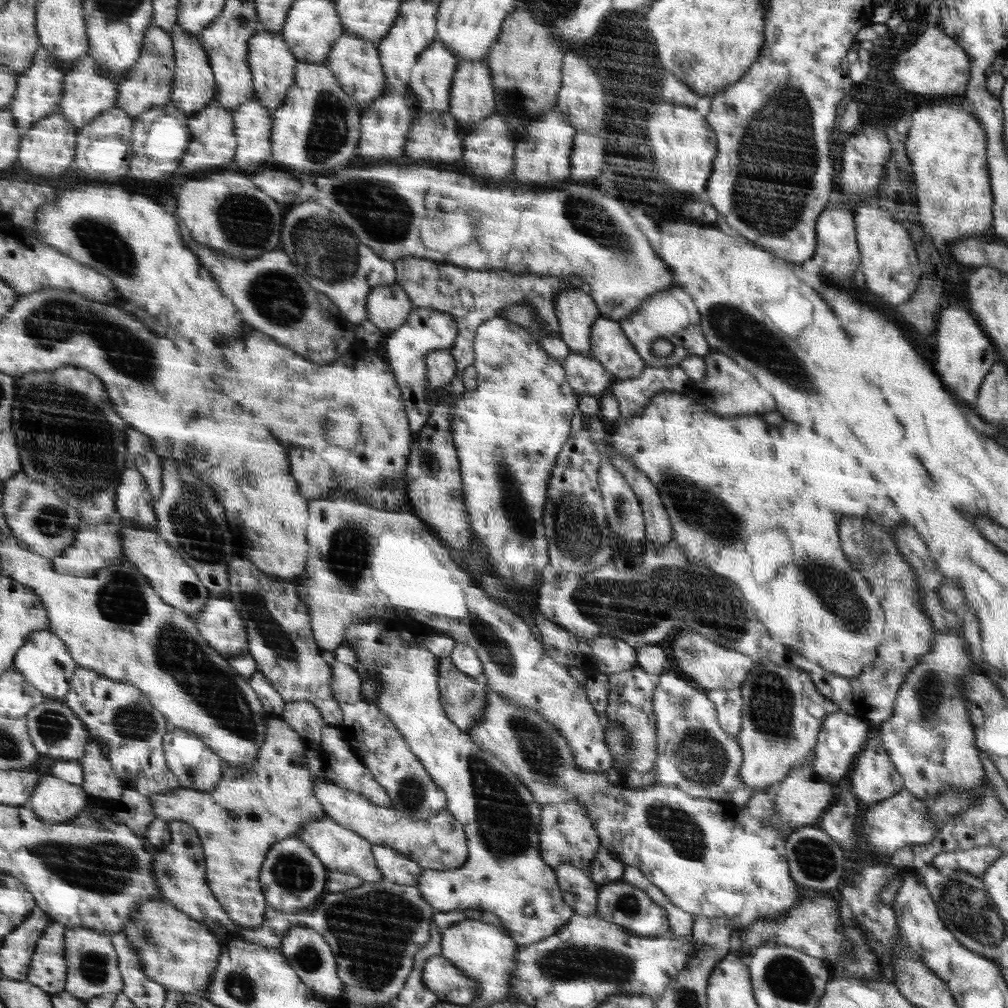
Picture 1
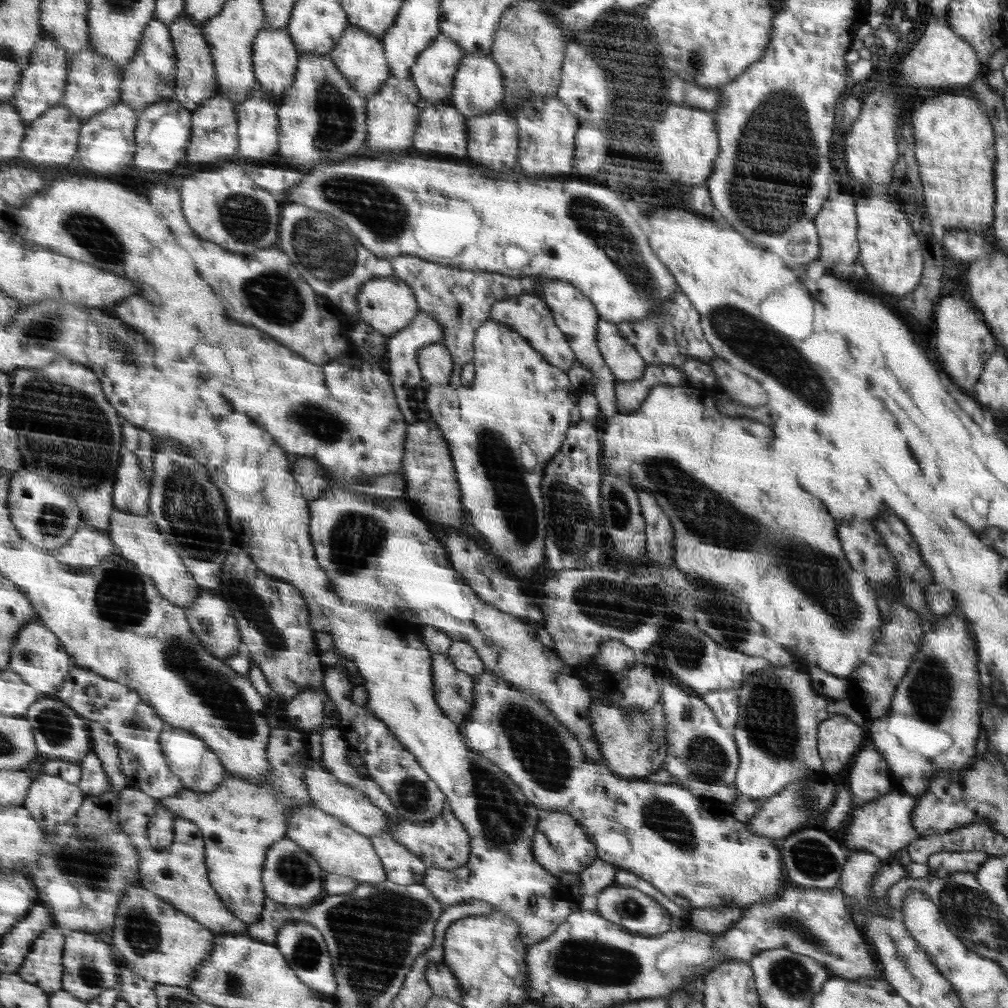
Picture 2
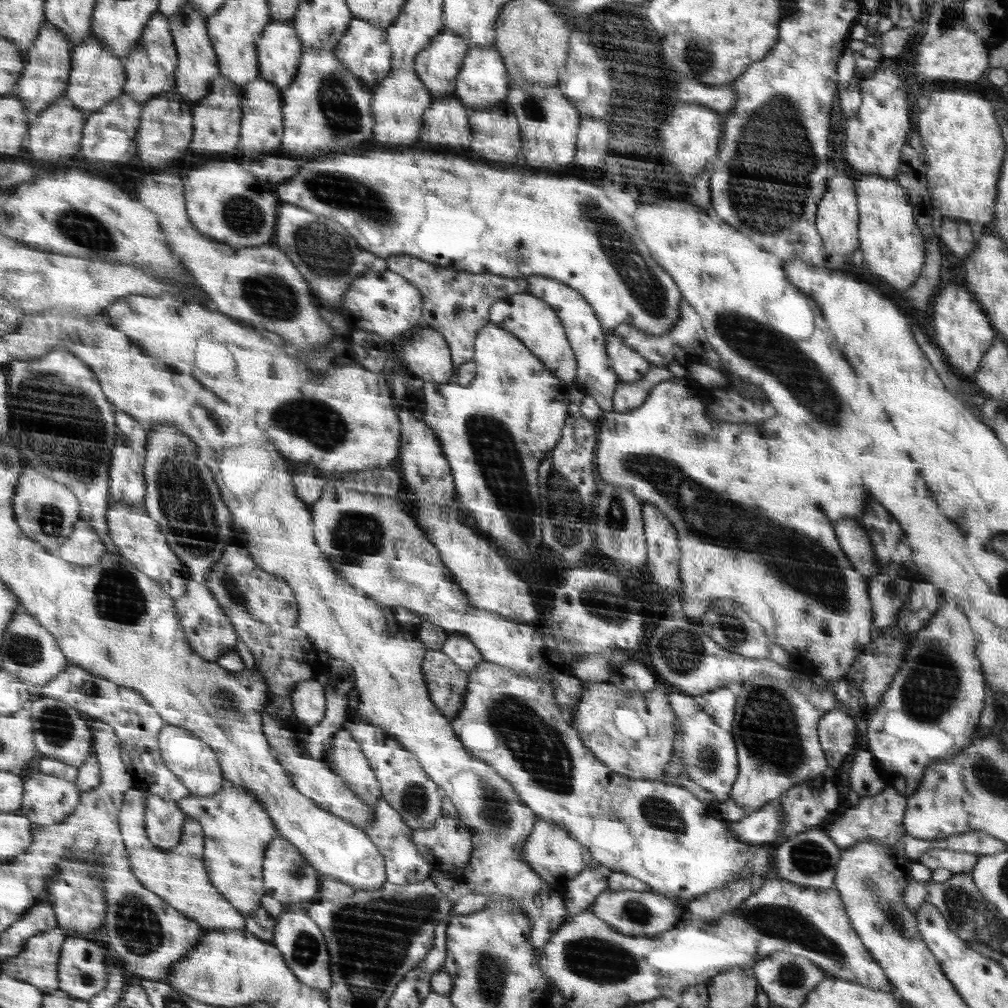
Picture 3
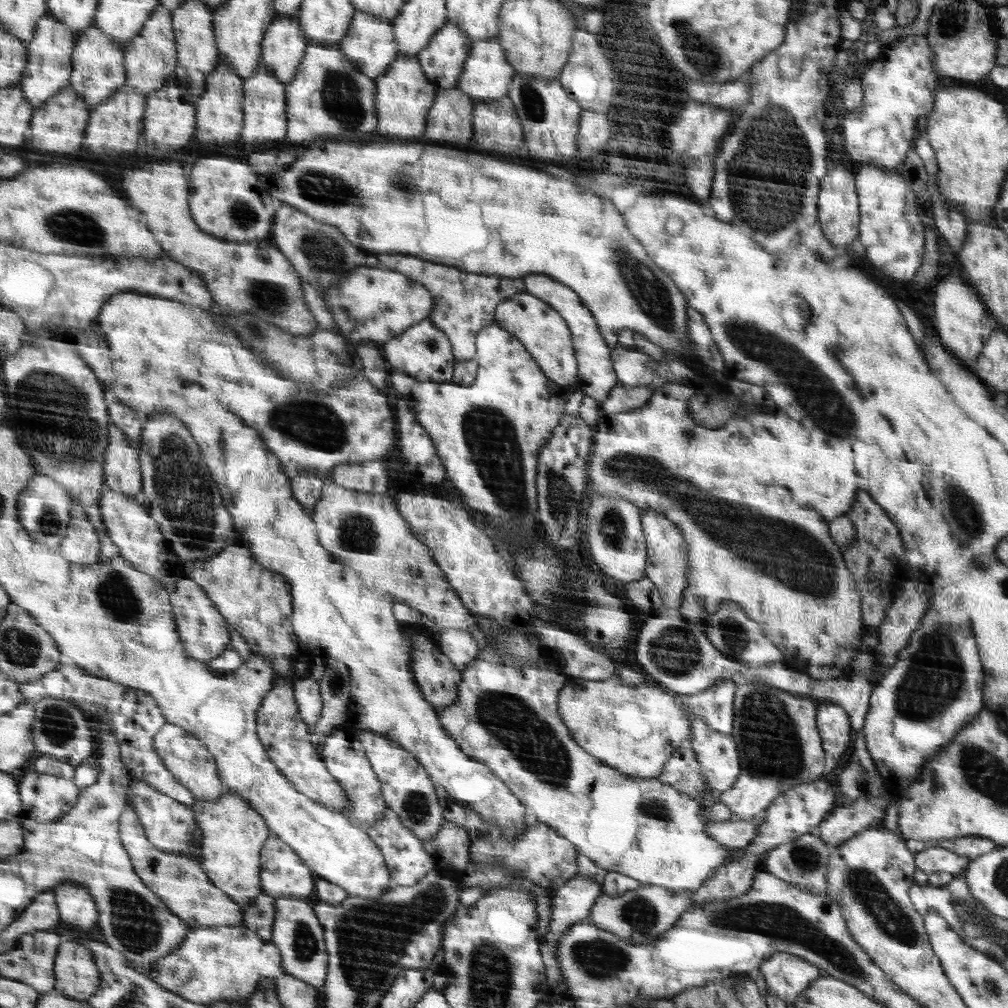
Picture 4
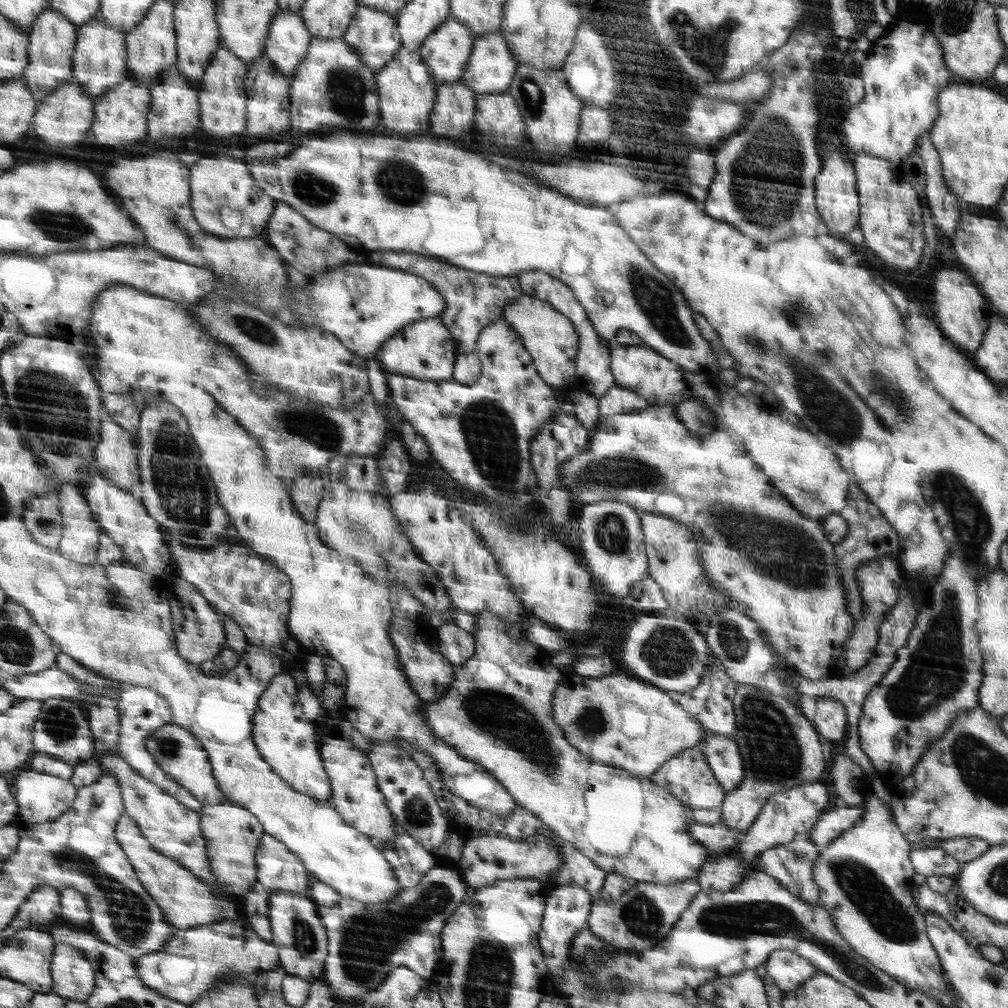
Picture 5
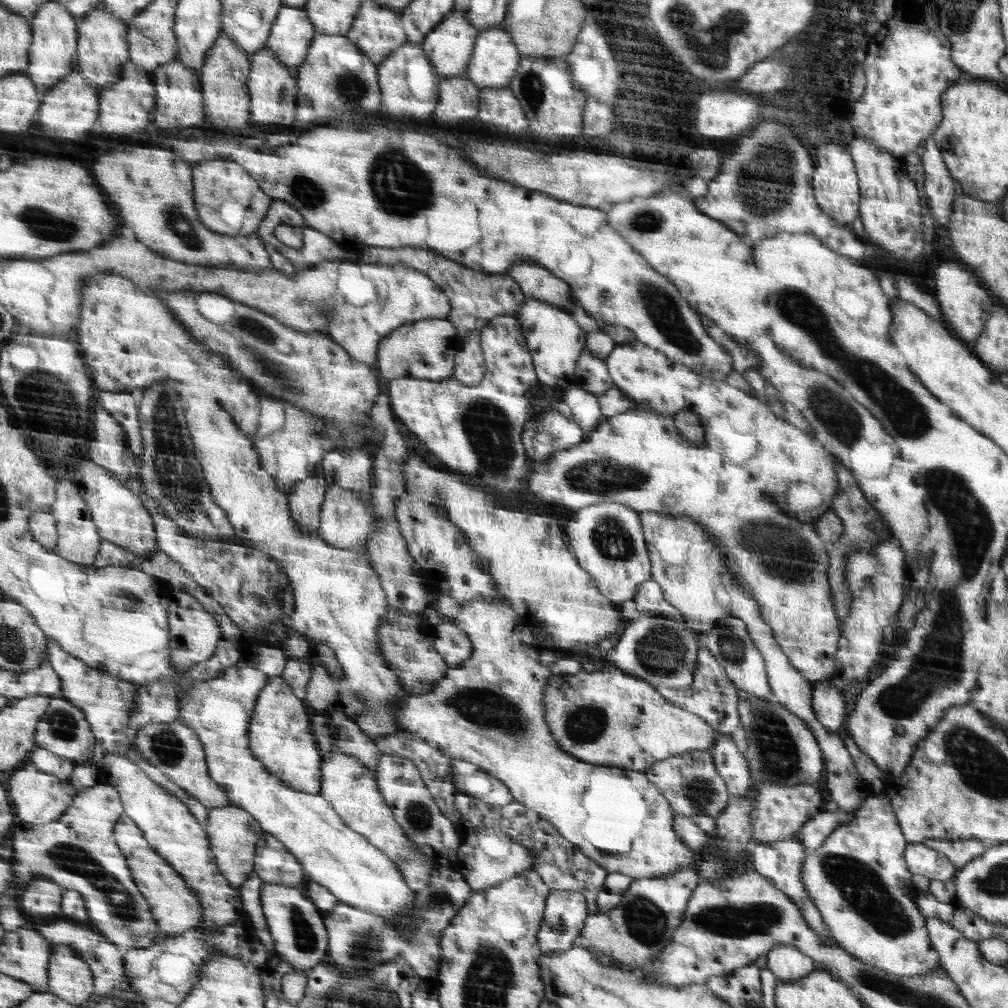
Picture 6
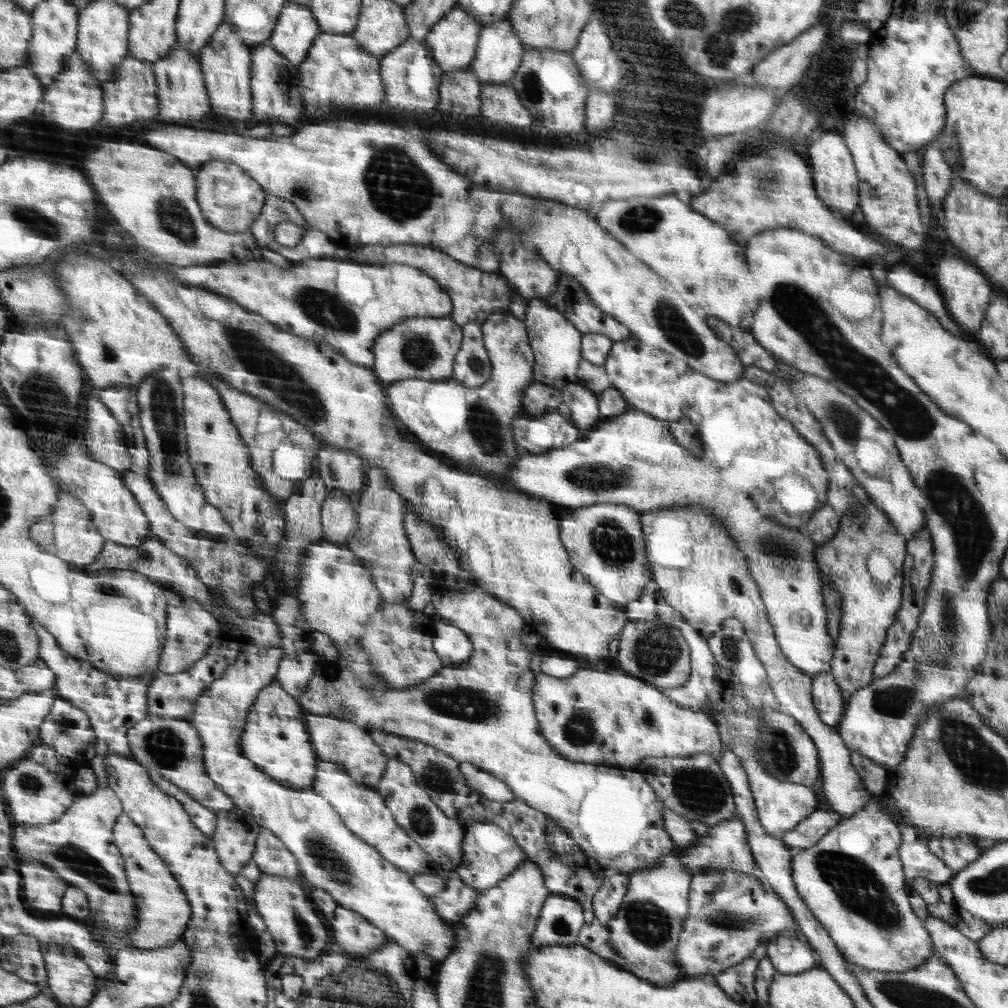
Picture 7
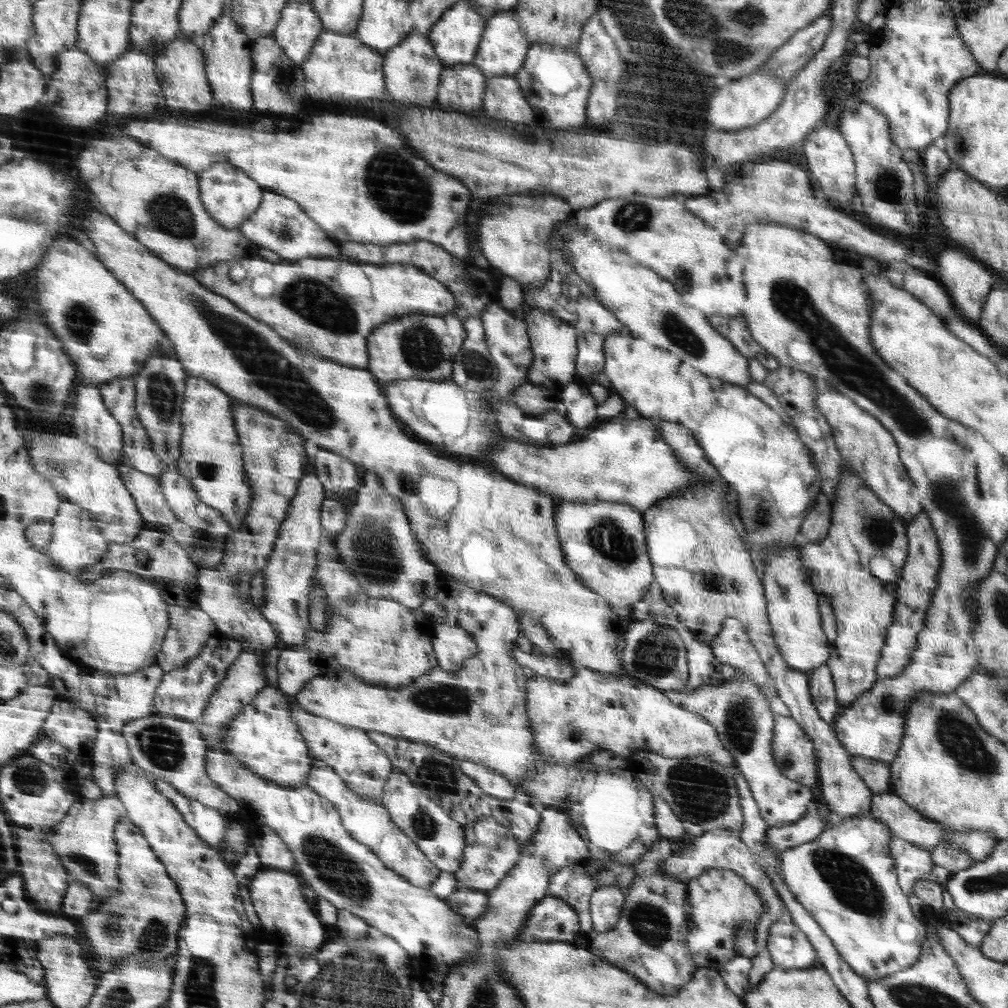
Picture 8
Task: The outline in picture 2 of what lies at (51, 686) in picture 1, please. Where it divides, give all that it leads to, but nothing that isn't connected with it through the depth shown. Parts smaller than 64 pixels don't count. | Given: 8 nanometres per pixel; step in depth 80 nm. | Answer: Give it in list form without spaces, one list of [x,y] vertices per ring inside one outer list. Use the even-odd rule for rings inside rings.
[[[32,621],[25,626],[13,646],[13,660],[9,668],[48,696],[57,696],[74,666],[73,655],[66,650],[62,639],[41,621]]]

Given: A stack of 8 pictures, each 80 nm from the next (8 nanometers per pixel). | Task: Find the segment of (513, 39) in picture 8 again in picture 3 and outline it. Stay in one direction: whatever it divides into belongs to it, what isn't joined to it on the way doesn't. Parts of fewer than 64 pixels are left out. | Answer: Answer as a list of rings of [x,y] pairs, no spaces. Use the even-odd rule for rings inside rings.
[[[474,45],[470,56],[461,66],[461,74],[457,75],[457,86],[454,96],[470,110],[486,110],[496,104],[505,104],[508,97],[508,73],[502,54],[492,46]]]

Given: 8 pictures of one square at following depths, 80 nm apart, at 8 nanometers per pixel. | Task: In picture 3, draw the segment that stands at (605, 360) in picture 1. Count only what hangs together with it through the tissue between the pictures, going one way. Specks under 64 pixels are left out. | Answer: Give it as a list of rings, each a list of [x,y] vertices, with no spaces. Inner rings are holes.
[[[616,334],[605,336],[605,347],[611,366],[621,382],[638,382],[652,367],[648,359],[634,351],[629,344],[618,339]]]

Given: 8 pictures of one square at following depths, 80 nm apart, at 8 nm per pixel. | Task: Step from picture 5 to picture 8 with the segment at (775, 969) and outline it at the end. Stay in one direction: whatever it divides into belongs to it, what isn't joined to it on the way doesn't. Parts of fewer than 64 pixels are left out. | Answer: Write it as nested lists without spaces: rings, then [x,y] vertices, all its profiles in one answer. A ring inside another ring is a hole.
[[[794,921],[774,922],[769,928],[767,948],[775,966],[782,969],[805,969],[817,955],[813,943]]]

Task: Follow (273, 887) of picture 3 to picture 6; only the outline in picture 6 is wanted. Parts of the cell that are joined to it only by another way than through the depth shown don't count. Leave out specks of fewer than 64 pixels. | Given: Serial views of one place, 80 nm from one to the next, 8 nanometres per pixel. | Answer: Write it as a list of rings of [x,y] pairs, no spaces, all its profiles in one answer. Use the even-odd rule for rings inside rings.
[[[264,832],[257,845],[254,870],[263,884],[296,888],[304,872],[300,860],[275,836]]]

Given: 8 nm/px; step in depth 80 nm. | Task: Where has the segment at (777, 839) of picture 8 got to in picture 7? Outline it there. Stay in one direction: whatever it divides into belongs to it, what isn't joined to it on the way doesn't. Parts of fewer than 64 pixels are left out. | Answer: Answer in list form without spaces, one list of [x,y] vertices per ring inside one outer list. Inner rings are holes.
[[[818,809],[814,814],[810,814],[796,829],[780,836],[780,839],[786,846],[801,849],[814,846],[821,836],[835,828],[838,822],[840,823],[840,817],[842,820],[842,816],[834,810]]]

